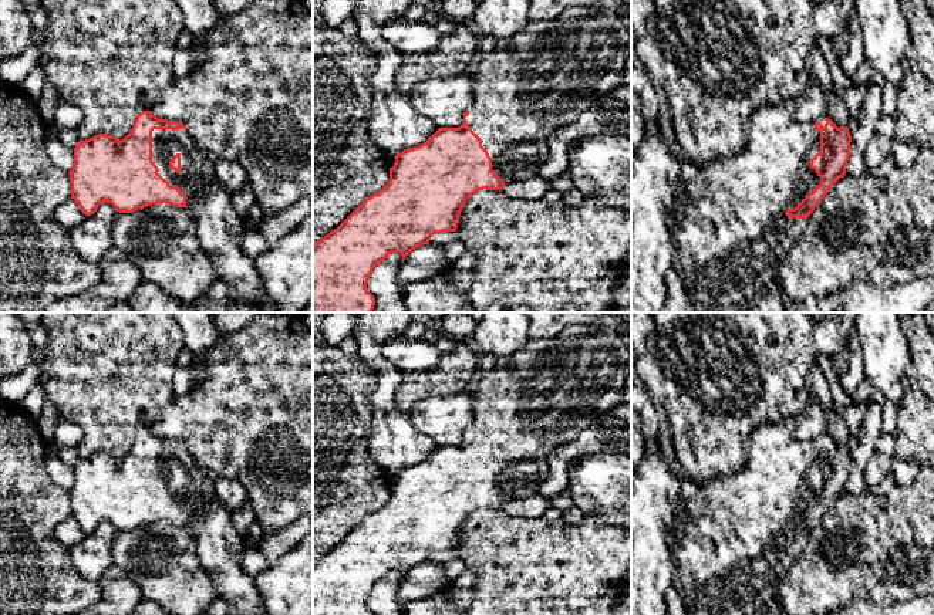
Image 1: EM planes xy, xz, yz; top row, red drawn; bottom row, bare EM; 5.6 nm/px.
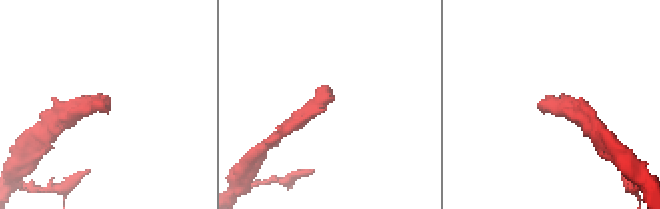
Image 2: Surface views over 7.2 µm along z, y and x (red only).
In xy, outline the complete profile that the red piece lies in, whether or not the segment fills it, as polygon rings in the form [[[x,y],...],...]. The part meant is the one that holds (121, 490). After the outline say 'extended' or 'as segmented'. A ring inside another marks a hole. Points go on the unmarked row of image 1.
[[[151,429],[138,432],[124,457],[98,452],[80,457],[74,466],[74,484],[68,490],[71,517],[85,534],[97,530],[104,520],[119,531],[132,531],[146,524],[168,521],[193,530],[206,514],[209,497],[215,491],[215,477],[199,467],[182,440],[156,436]]]; extended

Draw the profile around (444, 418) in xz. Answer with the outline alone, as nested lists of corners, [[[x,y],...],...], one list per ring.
[[[472,392],[428,396],[415,402],[409,419],[421,433],[429,435],[439,446],[459,446],[463,432],[475,420]]]

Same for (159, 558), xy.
[[[158,521],[132,531],[117,530],[112,565],[129,577],[142,599],[172,615],[202,615],[219,598],[213,577],[198,560],[196,538],[188,526]]]

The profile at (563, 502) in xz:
[[[569,490],[560,493],[559,496],[550,500],[550,504],[557,508],[562,514],[564,514],[573,504],[573,499]]]

